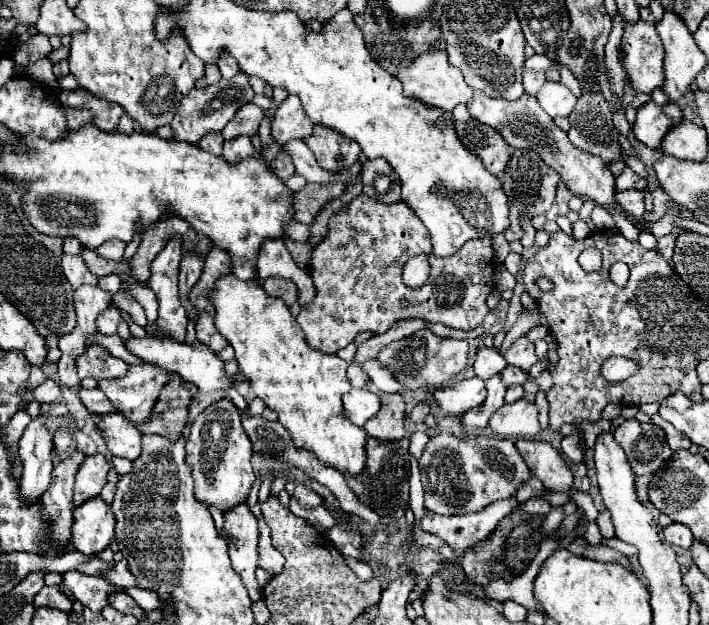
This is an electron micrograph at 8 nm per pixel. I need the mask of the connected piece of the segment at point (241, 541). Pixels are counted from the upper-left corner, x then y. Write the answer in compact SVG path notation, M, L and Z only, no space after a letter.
M242 504L242 508L234 508L234 512L226 512L226 530L234 536L234 542L230 544L230 552L236 556L232 558L234 570L240 574L246 587L250 600L258 602L262 599L262 588L254 576L258 568L258 530L256 530L256 516L248 508L248 504Z

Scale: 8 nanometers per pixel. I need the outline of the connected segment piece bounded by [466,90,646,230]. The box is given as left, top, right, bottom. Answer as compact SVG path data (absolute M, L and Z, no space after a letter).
M474 92L474 96L468 100L468 112L474 120L494 128L500 132L500 136L506 140L508 146L512 148L522 148L522 150L534 150L542 156L542 160L560 174L564 186L584 198L594 200L596 204L608 208L608 210L616 210L624 216L628 216L628 220L640 230L646 226L644 218L632 216L628 214L620 204L616 204L616 176L606 168L606 162L602 162L598 156L592 156L580 148L576 148L570 140L568 134L564 130L560 130L554 120L550 116L546 116L546 112L542 112L538 100L534 96L522 94L522 98L510 102L510 100L502 100L502 98L488 98L484 92Z

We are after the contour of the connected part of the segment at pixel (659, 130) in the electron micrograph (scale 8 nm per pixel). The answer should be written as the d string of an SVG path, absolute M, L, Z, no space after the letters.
M650 102L650 104L644 104L642 110L638 108L632 130L642 144L646 144L648 148L660 150L664 136L670 132L670 128L674 128L682 120L684 120L684 114L678 104L668 102L660 106L656 102Z

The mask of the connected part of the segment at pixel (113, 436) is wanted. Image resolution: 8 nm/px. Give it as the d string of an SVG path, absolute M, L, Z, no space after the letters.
M102 414L98 428L112 456L122 456L128 460L136 460L140 456L142 434L122 414Z

